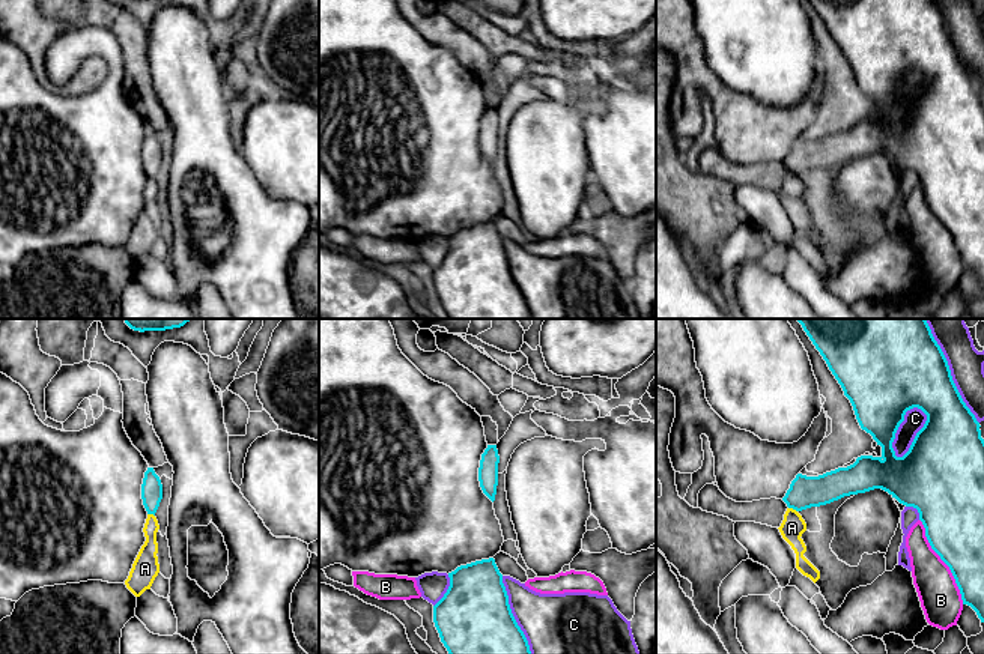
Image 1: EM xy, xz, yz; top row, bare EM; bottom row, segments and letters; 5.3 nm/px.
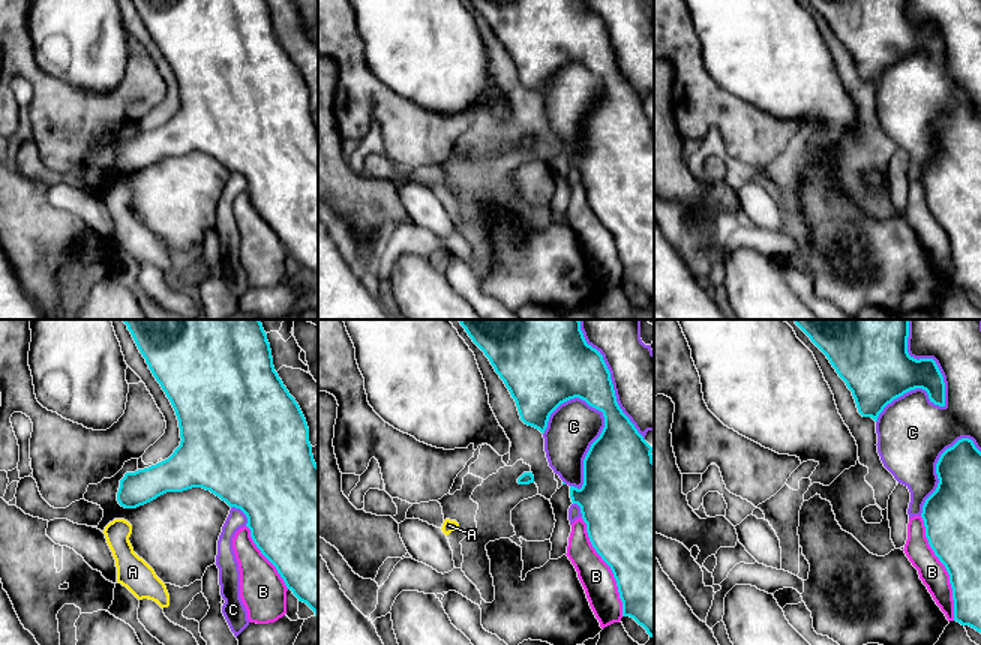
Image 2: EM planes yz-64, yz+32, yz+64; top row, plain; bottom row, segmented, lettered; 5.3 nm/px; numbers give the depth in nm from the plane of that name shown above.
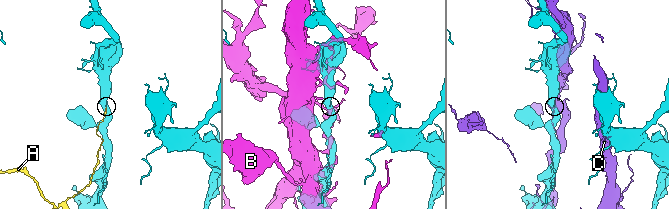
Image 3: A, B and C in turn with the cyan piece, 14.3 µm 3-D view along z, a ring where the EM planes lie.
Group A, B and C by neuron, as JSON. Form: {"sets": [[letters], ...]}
{"sets": [["A"], ["B"], ["C"]]}

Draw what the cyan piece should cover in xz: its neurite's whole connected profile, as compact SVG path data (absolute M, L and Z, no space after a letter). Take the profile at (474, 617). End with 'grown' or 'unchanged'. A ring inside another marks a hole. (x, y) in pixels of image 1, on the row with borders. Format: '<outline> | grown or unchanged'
M494 558L460 565L448 577L447 592L433 606L448 654L531 654Z | unchanged

